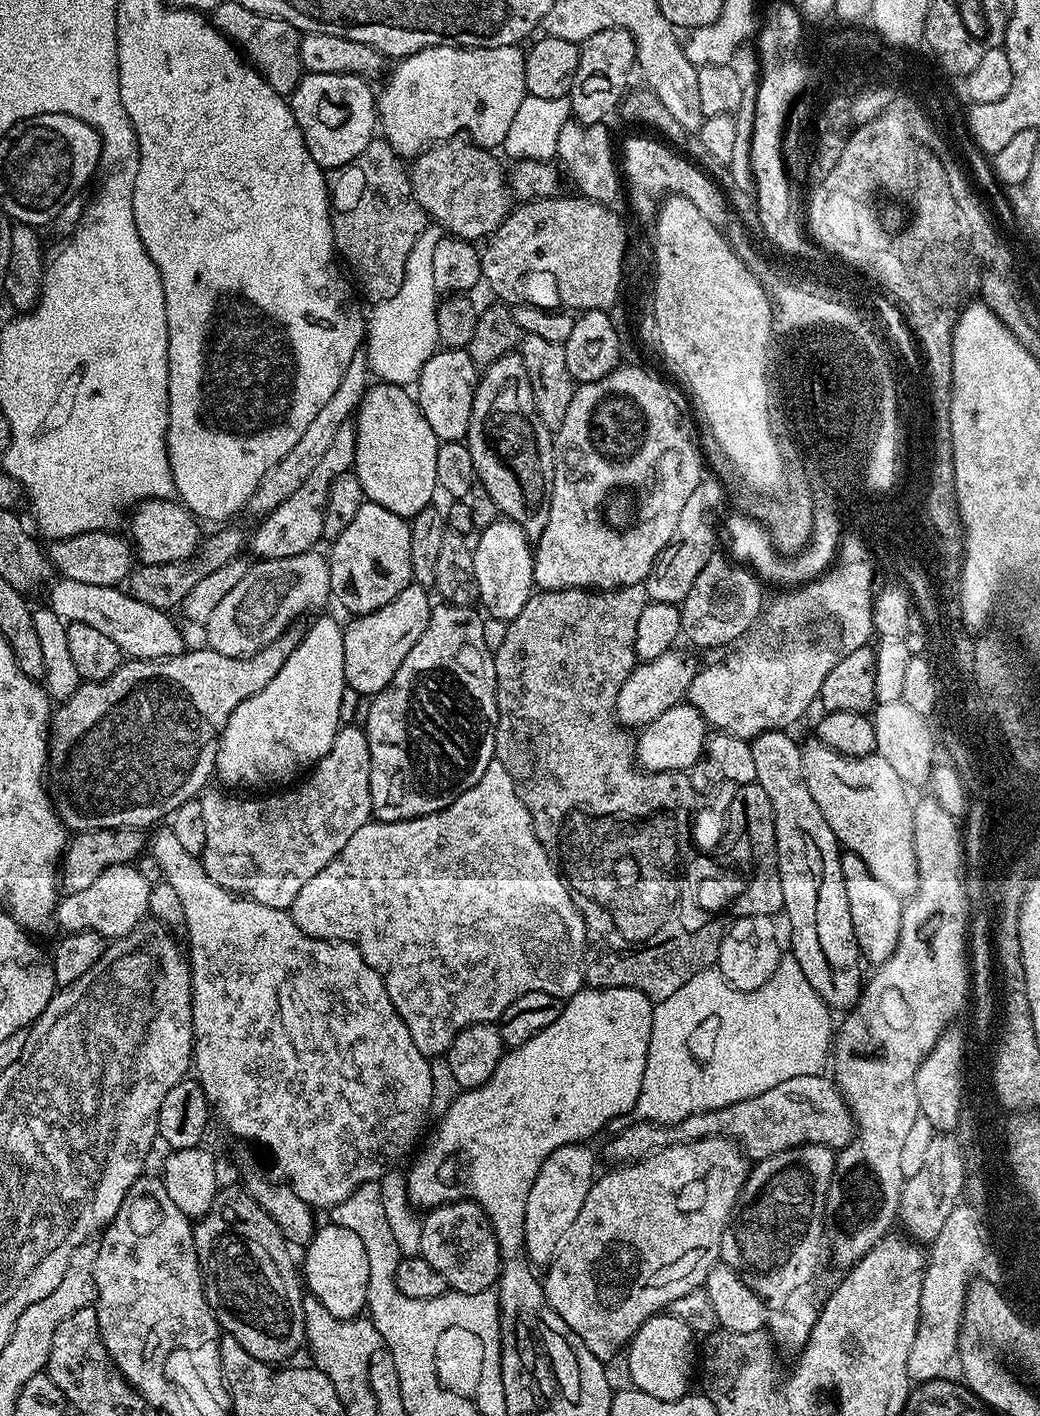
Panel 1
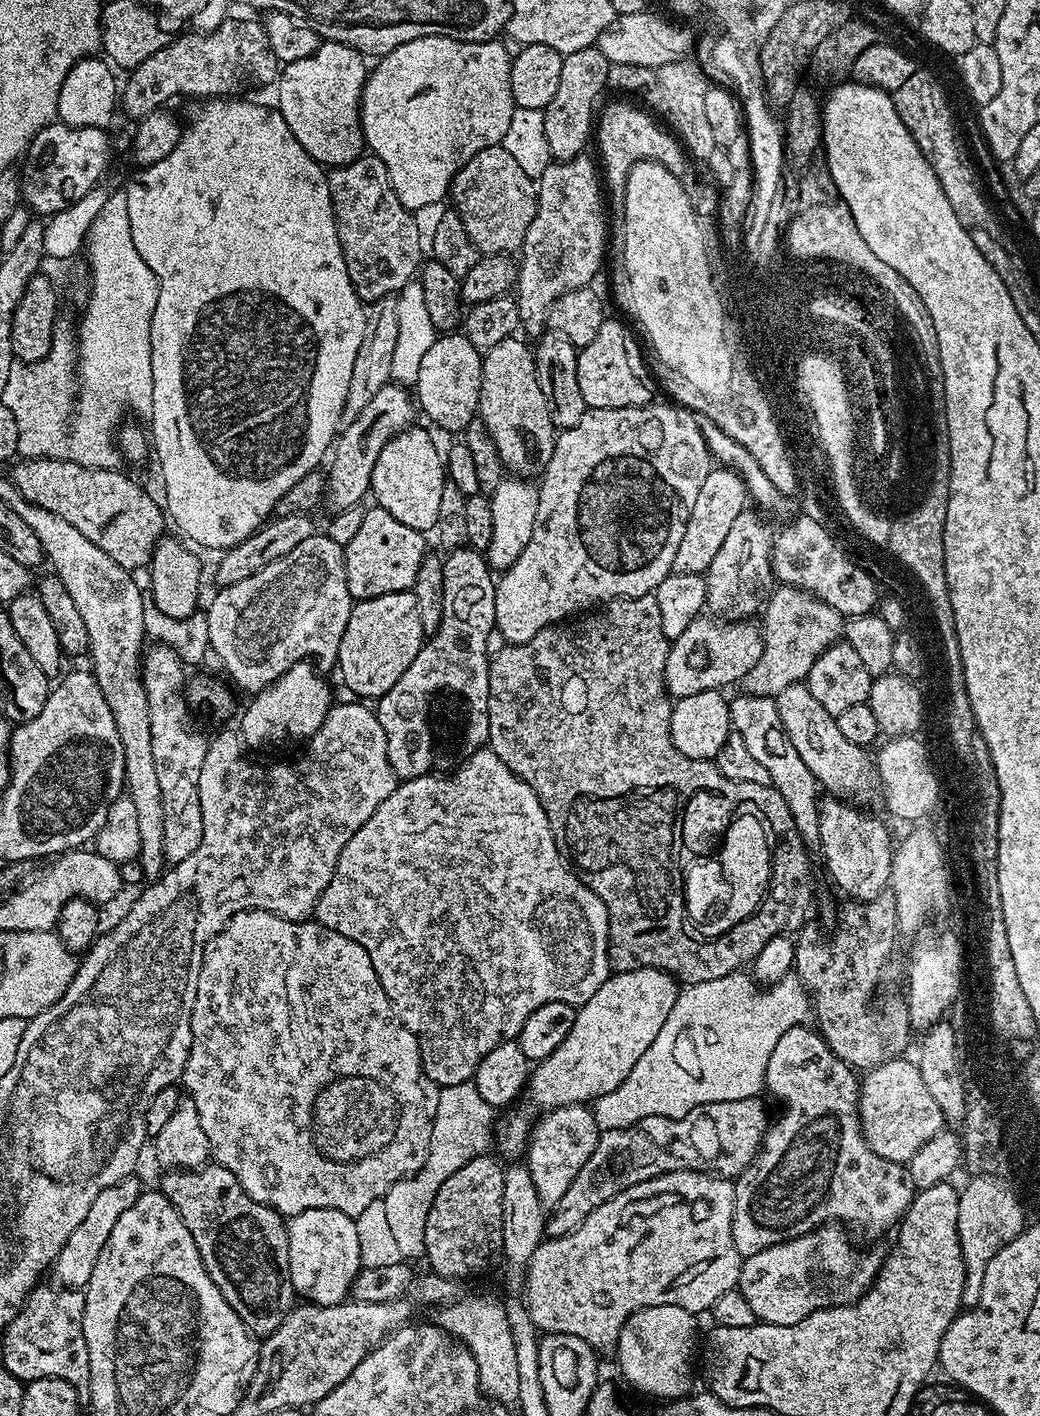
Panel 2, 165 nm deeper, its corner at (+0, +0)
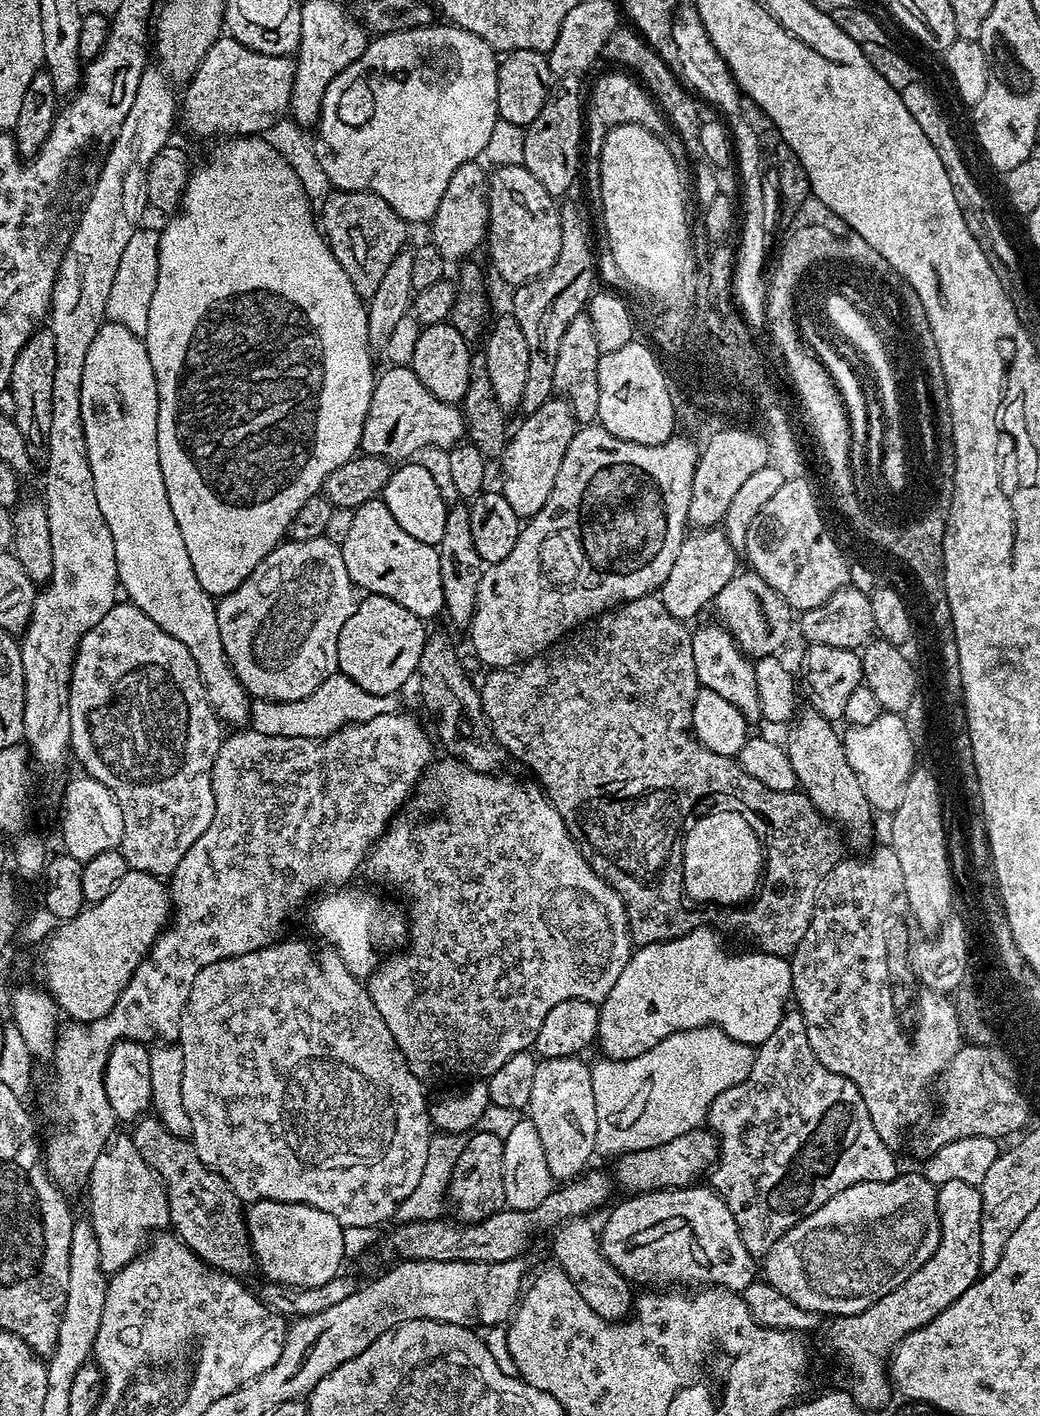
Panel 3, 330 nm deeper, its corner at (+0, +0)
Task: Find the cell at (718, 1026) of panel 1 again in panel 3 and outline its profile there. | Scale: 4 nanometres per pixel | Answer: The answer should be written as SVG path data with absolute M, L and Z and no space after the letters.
M709 1026L670 1034L665 1040L658 1042L658 1046L646 1050L646 1054L638 1054L638 1058L619 1062L600 1058L597 1064L591 1065L594 1110L598 1122L596 1152L605 1152L609 1158L615 1158L623 1152L637 1152L650 1146L665 1144L670 1142L670 1138L678 1138L701 1127L714 1098L738 1086L750 1074L753 1057L753 1045L738 1042L720 1028Z

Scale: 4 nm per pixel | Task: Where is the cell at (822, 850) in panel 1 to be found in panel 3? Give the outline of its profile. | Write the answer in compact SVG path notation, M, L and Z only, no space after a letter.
M723 623L704 624L692 632L694 646L694 666L698 670L701 688L714 690L714 694L722 694L730 706L738 706L744 719L755 722L761 719L760 703L758 702L758 682L753 661L742 651L731 632Z

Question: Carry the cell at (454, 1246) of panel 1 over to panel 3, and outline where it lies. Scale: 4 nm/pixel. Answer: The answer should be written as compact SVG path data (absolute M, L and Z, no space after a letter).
M476 1130L464 1140L464 1149L452 1167L447 1199L452 1200L461 1221L479 1224L505 1207L503 1194L503 1139L483 1130Z

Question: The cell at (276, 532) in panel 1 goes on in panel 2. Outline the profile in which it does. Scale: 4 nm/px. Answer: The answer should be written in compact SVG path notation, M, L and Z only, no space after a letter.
M389 382L374 395L354 422L342 428L330 452L332 465L326 468L326 504L332 507L333 513L361 503L365 499L363 496L369 495L374 462L378 462L382 446L386 446L386 442L390 442L399 432L413 427L415 420L412 419L415 416L418 416L418 408L413 393L407 387Z

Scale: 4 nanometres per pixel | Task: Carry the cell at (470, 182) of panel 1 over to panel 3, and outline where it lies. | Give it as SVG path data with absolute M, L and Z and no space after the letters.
M501 164L488 177L486 252L487 248L497 274L511 286L547 276L562 250L562 222L557 201L523 164Z

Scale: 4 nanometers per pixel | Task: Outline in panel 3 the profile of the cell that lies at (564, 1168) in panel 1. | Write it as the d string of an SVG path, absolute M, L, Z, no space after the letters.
M574 1056L541 1059L534 1070L534 1086L530 1089L526 1116L538 1130L546 1164L556 1182L575 1180L589 1167L588 1159L596 1152L598 1122L594 1110L592 1070L582 1061Z

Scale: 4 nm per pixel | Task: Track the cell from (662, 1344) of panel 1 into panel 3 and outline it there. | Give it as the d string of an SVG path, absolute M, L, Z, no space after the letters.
M586 1218L572 1220L570 1223L561 1225L553 1233L552 1250L557 1259L555 1261L575 1284L578 1294L585 1298L586 1304L599 1317L607 1320L608 1323L619 1323L626 1320L633 1311L634 1292L631 1292L633 1289L629 1281L604 1256L600 1249L597 1229L590 1223L592 1222Z

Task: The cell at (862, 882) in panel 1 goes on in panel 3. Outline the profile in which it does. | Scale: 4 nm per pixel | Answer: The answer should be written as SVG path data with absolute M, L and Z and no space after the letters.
M811 710L801 711L791 725L792 733L786 739L786 751L790 758L790 766L794 766L796 783L816 809L822 813L828 823L842 833L845 845L853 848L853 853L864 854L873 847L872 816L874 810L866 798L866 790L862 790L862 782L858 782L858 774L850 766L846 758L846 750L841 733L835 732L833 721L822 718Z

